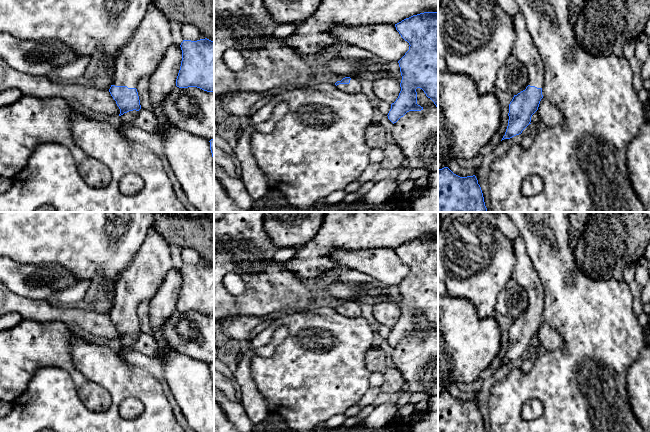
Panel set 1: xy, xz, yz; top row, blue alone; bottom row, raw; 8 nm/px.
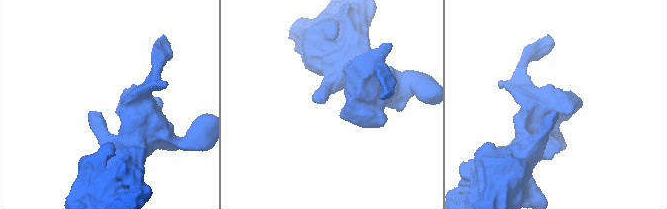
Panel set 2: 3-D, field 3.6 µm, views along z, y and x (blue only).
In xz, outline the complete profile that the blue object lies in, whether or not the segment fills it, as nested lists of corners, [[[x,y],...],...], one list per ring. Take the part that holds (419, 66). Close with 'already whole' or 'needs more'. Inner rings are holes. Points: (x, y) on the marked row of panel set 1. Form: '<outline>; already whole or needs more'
[[[438,12],[413,15],[395,24],[401,37],[409,43],[409,50],[398,61],[402,80],[398,98],[391,104],[388,119],[394,124],[409,111],[421,111],[416,89],[420,88],[438,108]]]; already whole

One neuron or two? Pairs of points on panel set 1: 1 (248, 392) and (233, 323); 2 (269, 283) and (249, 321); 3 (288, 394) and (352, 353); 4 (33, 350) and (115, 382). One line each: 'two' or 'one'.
1: one
2: two
3: one
4: two

